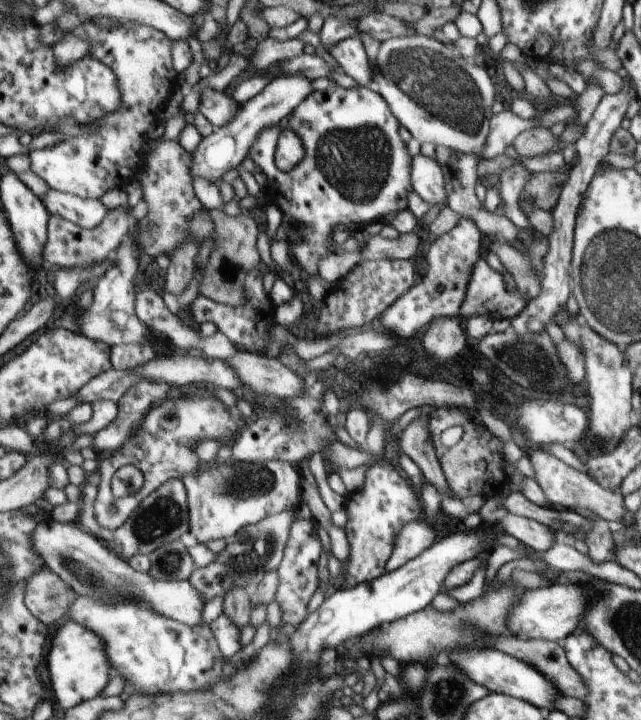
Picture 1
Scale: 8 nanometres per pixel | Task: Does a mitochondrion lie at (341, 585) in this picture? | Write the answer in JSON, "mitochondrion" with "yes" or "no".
{"mitochondrion":"no"}

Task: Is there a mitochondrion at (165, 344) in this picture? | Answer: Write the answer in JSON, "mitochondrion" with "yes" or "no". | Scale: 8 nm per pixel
{"mitochondrion":"no"}

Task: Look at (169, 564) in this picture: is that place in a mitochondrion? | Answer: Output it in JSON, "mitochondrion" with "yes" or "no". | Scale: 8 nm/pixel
{"mitochondrion":"yes"}

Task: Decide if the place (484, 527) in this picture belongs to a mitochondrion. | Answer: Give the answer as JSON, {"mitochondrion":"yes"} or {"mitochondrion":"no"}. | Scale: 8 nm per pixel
{"mitochondrion":"no"}

